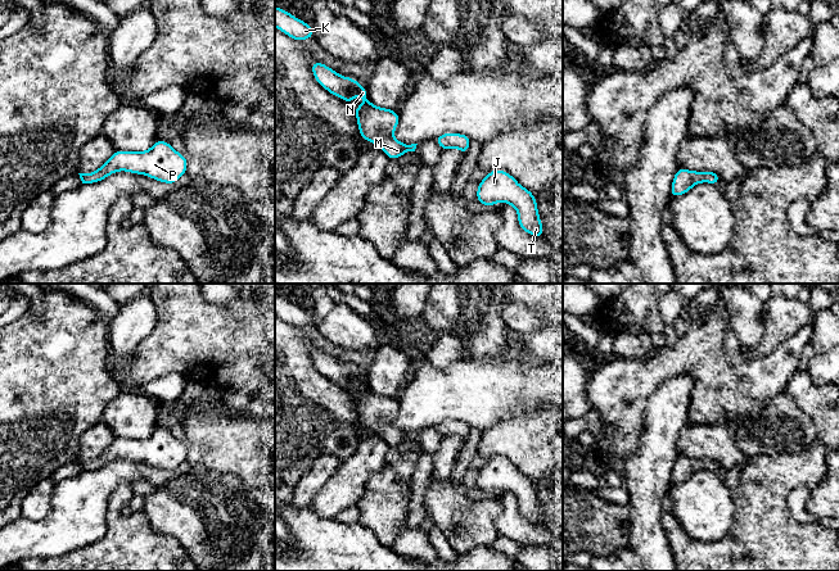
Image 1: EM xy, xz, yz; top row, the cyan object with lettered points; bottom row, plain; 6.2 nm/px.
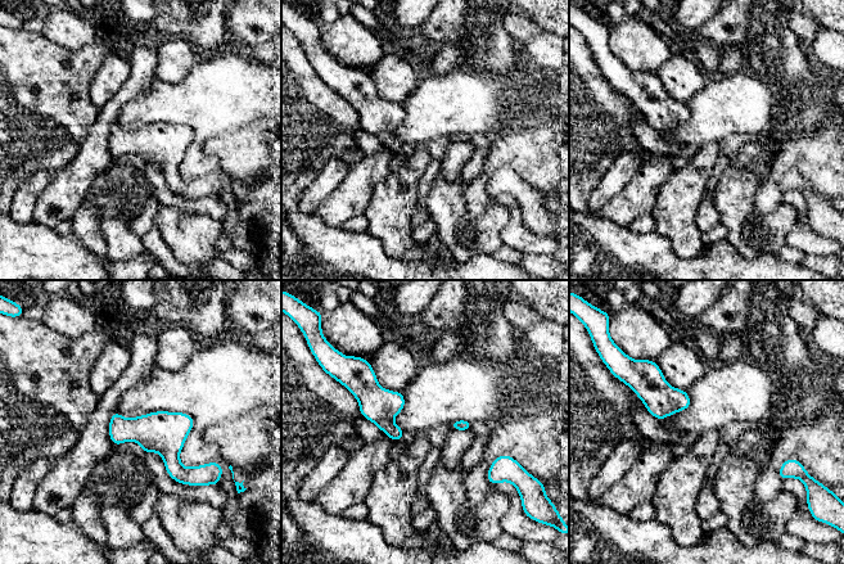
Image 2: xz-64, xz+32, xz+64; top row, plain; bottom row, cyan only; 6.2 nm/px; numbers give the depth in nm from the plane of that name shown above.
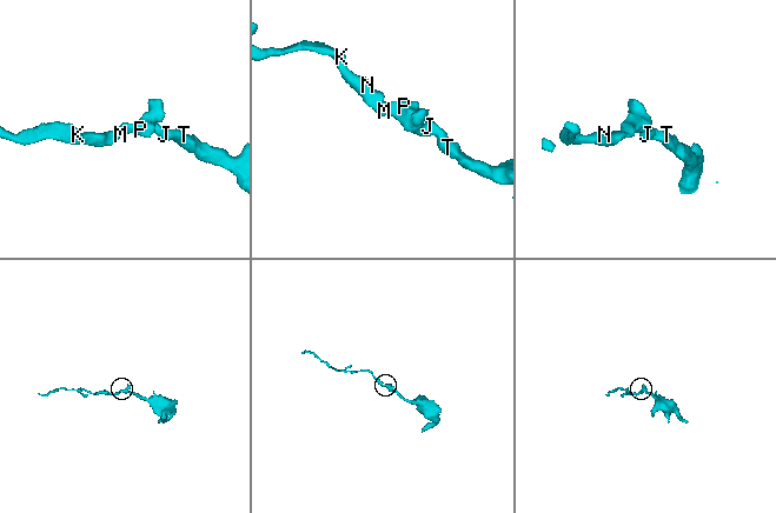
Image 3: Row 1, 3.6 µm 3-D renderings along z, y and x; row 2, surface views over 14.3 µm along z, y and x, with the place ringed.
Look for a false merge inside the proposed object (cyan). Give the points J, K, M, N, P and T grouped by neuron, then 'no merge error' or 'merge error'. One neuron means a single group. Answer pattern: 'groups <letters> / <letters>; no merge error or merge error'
groups J K M N P T; no merge error

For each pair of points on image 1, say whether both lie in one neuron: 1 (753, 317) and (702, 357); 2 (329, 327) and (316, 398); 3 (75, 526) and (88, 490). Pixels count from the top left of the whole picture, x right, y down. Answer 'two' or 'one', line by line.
1: two
2: two
3: one

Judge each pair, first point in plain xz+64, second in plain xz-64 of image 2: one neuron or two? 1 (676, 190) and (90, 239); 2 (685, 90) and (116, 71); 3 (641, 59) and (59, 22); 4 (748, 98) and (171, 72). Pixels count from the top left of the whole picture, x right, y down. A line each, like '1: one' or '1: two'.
1: one
2: one
3: one
4: two

